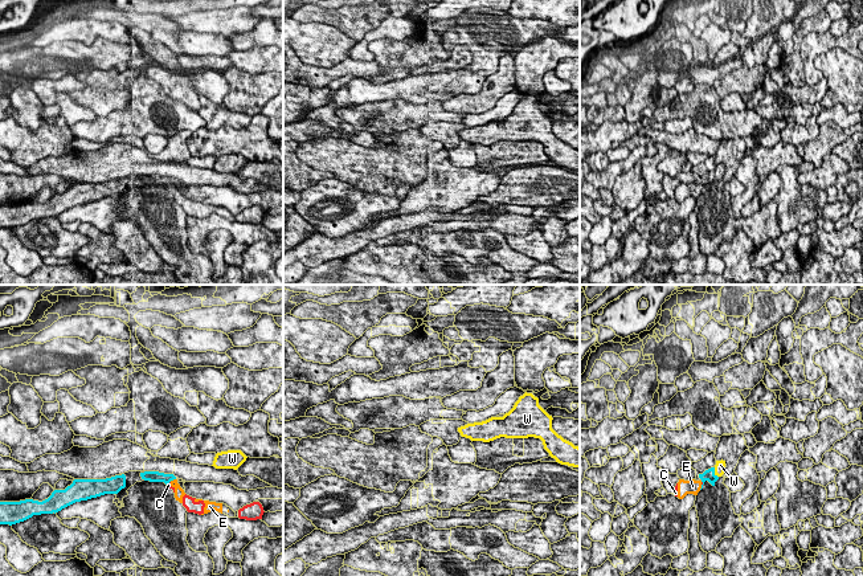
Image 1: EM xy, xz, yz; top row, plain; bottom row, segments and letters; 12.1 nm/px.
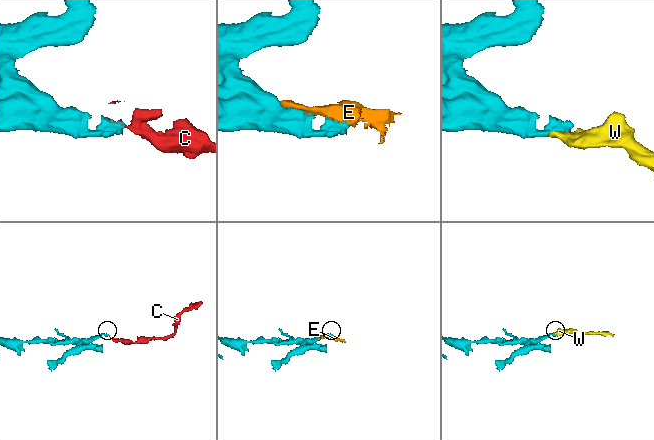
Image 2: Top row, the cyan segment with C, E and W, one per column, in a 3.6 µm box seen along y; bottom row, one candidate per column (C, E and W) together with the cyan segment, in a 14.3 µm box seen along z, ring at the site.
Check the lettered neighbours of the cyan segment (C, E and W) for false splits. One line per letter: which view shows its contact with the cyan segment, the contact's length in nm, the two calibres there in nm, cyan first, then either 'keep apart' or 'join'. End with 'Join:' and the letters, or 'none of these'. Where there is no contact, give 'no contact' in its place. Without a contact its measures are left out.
C: xy | 70 nm | 130/50 nm | keep apart
E: xy | 90 nm | 130/130 nm | keep apart
W: yz | 140 nm | 130/130 nm | join
Join: W

